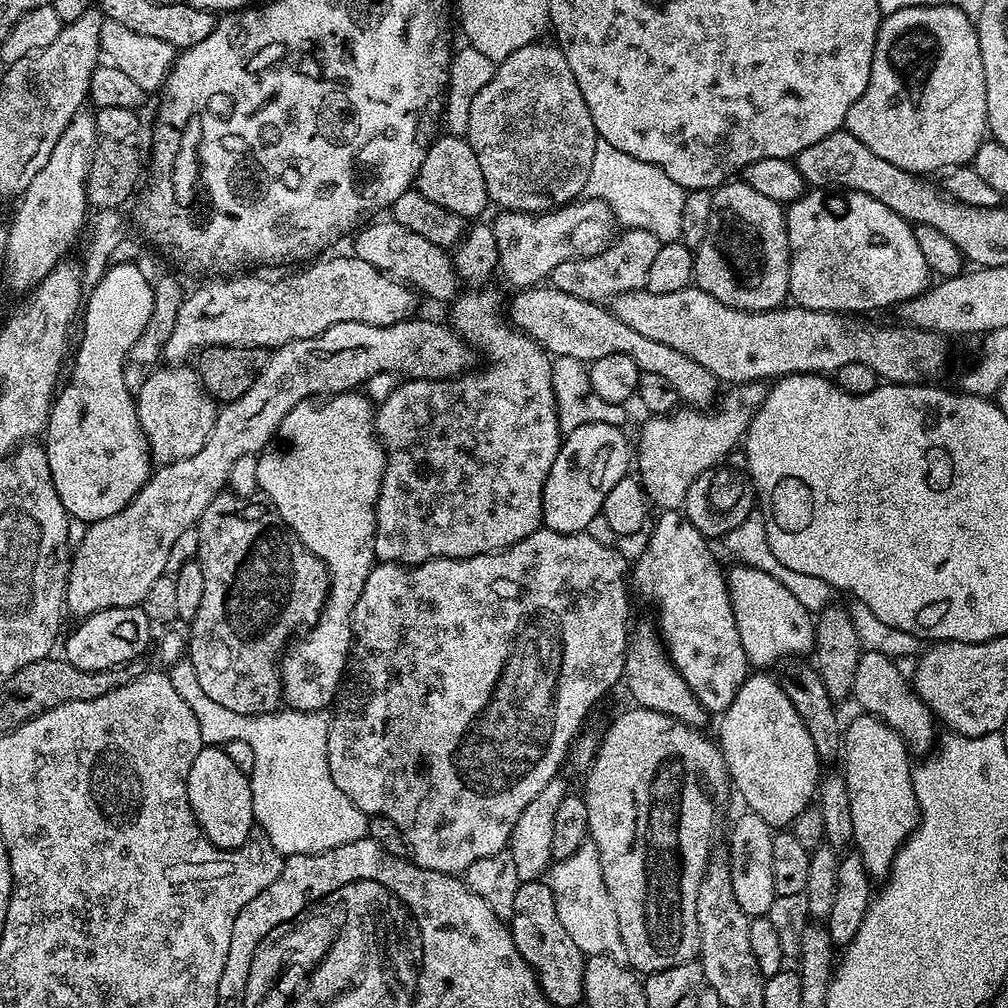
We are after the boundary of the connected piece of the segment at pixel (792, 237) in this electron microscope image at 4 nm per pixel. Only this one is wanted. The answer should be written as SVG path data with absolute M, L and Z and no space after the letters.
M808 190L804 195L792 204L787 205L786 215L788 218L788 249L790 250L790 282L788 291L791 299L799 307L809 308L815 312L839 312L841 314L872 314L875 308L888 308L899 306L904 301L921 296L925 288L930 284L930 273L926 266L926 258L922 258L922 250L918 250L918 238L914 238L912 233L913 225L894 214L890 206L882 206L874 198L870 198L861 192L849 192L847 190Z

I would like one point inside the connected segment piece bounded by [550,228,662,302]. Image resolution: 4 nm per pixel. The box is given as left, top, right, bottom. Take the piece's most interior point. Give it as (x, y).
(622, 266)

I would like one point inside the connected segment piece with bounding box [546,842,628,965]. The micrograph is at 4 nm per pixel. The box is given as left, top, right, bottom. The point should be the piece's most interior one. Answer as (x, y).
(589, 915)

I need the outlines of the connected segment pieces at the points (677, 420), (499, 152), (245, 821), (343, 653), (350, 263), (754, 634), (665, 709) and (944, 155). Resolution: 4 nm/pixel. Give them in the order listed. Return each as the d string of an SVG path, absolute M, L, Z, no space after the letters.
M753 382L737 384L727 391L719 397L716 412L680 406L666 416L649 415L641 426L640 437L634 440L634 468L645 494L655 507L657 504L657 509L679 509L686 490L690 490L690 482L694 482L698 474L725 463L727 456L724 455L743 441L750 422L764 404L766 388L763 383Z
M545 42L527 44L526 46L522 46L522 50L514 50L514 54L510 54L510 58L499 61L499 63L495 65L495 72L493 74L493 77L490 78L490 82L488 82L486 86L482 88L482 90L478 90L477 96L474 98L473 104L470 106L469 124L466 133L466 139L468 145L471 146L474 150L474 158L478 158L478 166L482 166L482 182L486 182L488 199L493 205L497 204L497 209L500 210L507 210L509 212L530 212L533 214L539 214L541 212L550 212L553 208L560 208L561 206L563 206L563 204L571 204L577 198L583 197L585 195L584 187L586 186L586 182L590 178L590 165L594 163L594 146L596 145L598 137L596 134L596 127L594 126L594 118L590 118L590 110L586 110L586 98L582 98L582 90L578 90L578 82L574 82L574 74L570 74L570 66L566 62L566 58L562 54L562 50L556 47L555 43L544 43Z
M205 746L190 766L188 797L194 818L206 838L219 848L241 848L254 832L254 802L249 773L238 770L223 747Z
M359 391L339 392L337 396L329 396L327 398L310 399L304 401L303 404L294 406L294 410L290 410L290 414L286 414L286 418L282 418L282 426L276 432L274 443L265 448L258 456L258 482L260 483L259 491L265 492L267 499L270 501L273 509L285 525L290 529L296 537L304 543L319 560L328 567L330 577L330 591L328 593L328 601L324 603L324 608L320 611L320 616L316 623L311 625L299 638L293 639L291 643L285 647L278 663L280 666L280 687L282 689L282 700L289 709L297 712L318 712L327 709L329 705L335 701L336 693L342 684L342 677L346 672L348 662L348 653L352 651L352 615L354 614L354 606L358 602L358 598L362 594L362 586L366 582L366 578L370 574L370 570L374 566L376 555L374 554L374 534L376 533L376 499L380 493L380 483L382 482L382 474L384 473L384 445L376 439L376 422L374 419L374 404L368 397Z
M354 254L324 259L289 271L292 273L281 280L244 276L248 274L205 279L205 284L185 295L163 359L176 366L187 361L187 356L195 357L201 350L214 346L275 350L295 340L314 338L338 322L366 322L381 328L417 315L417 293L370 266L370 262L362 262Z
M736 562L727 569L728 593L734 610L734 622L738 626L738 638L742 638L742 650L746 650L748 663L753 669L768 670L775 660L804 658L816 647L816 625L809 612L782 586L777 578L762 570Z
M640 624L631 629L628 638L628 649L624 651L624 674L622 677L623 687L628 687L628 692L633 696L635 703L642 708L650 710L658 710L662 714L666 714L670 718L674 718L678 722L688 724L691 728L703 729L704 723L710 720L709 713L705 712L704 707L698 702L698 698L690 690L690 686L686 686L686 678L682 678L682 674L674 666L674 662L668 657L667 647L662 639L661 633L658 631L657 625Z
M910 6L883 17L874 42L874 62L870 62L870 82L866 86L862 98L858 98L858 102L854 102L854 106L850 106L844 119L844 128L850 134L854 134L854 138L858 138L858 142L870 146L870 150L874 150L874 154L878 154L878 158L886 158L886 162L894 162L894 166L902 166L902 170L907 172L932 174L928 172L936 172L939 168L947 170L971 165L972 159L984 145L986 133L989 131L986 78L974 20L955 6Z

